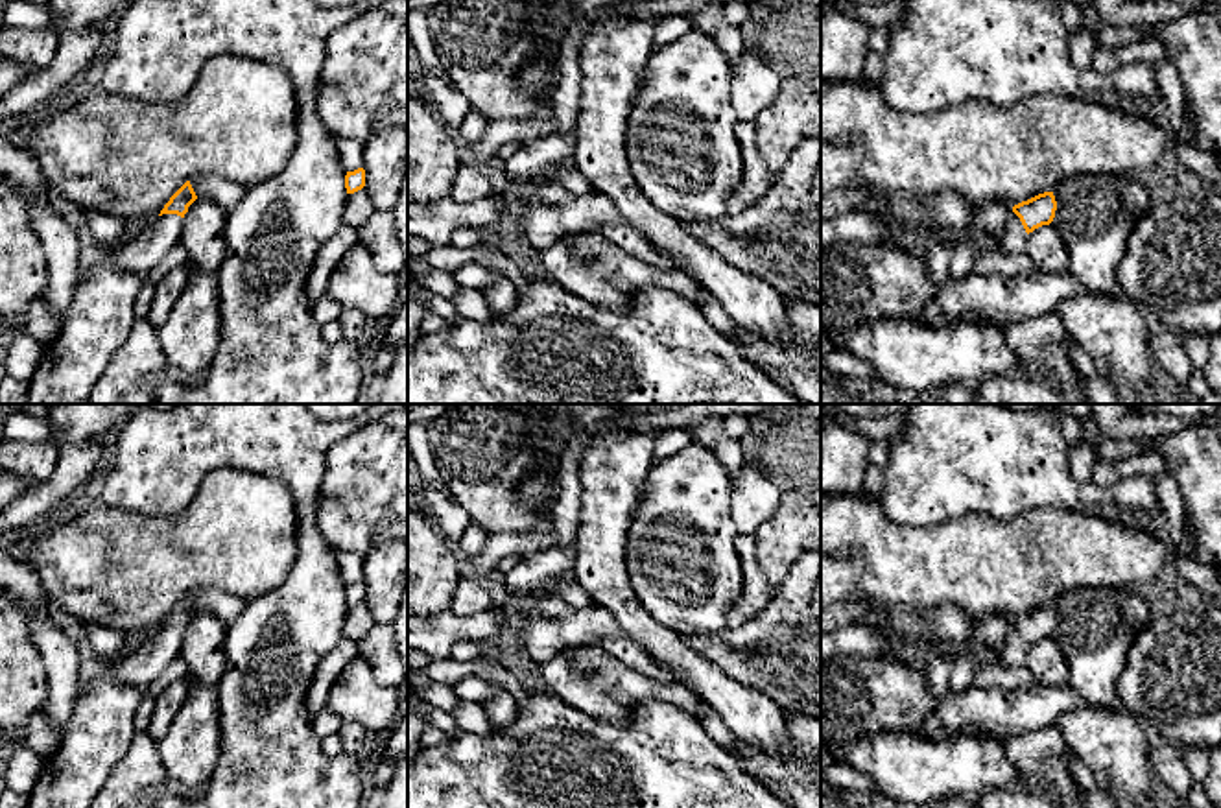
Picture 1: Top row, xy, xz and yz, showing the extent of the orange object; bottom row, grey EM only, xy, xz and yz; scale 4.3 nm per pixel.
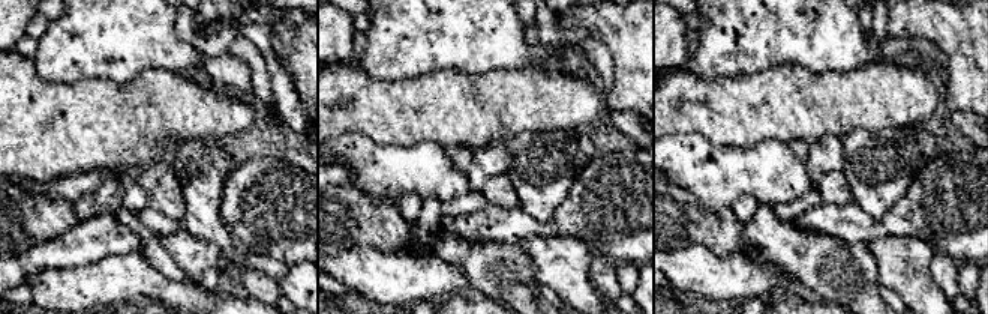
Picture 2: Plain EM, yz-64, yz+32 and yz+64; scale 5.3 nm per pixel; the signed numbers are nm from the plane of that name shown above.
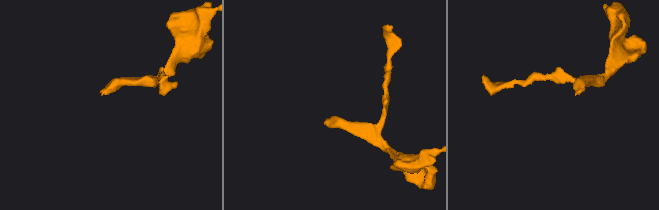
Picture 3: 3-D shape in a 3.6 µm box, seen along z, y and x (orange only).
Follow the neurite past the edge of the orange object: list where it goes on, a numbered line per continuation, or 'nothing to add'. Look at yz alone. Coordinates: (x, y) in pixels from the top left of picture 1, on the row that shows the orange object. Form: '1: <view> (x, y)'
1: yz (1013, 238)

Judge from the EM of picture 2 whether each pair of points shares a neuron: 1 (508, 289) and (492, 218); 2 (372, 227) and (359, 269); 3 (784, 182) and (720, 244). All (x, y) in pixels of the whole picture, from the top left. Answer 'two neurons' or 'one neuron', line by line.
1: two neurons
2: two neurons
3: two neurons

